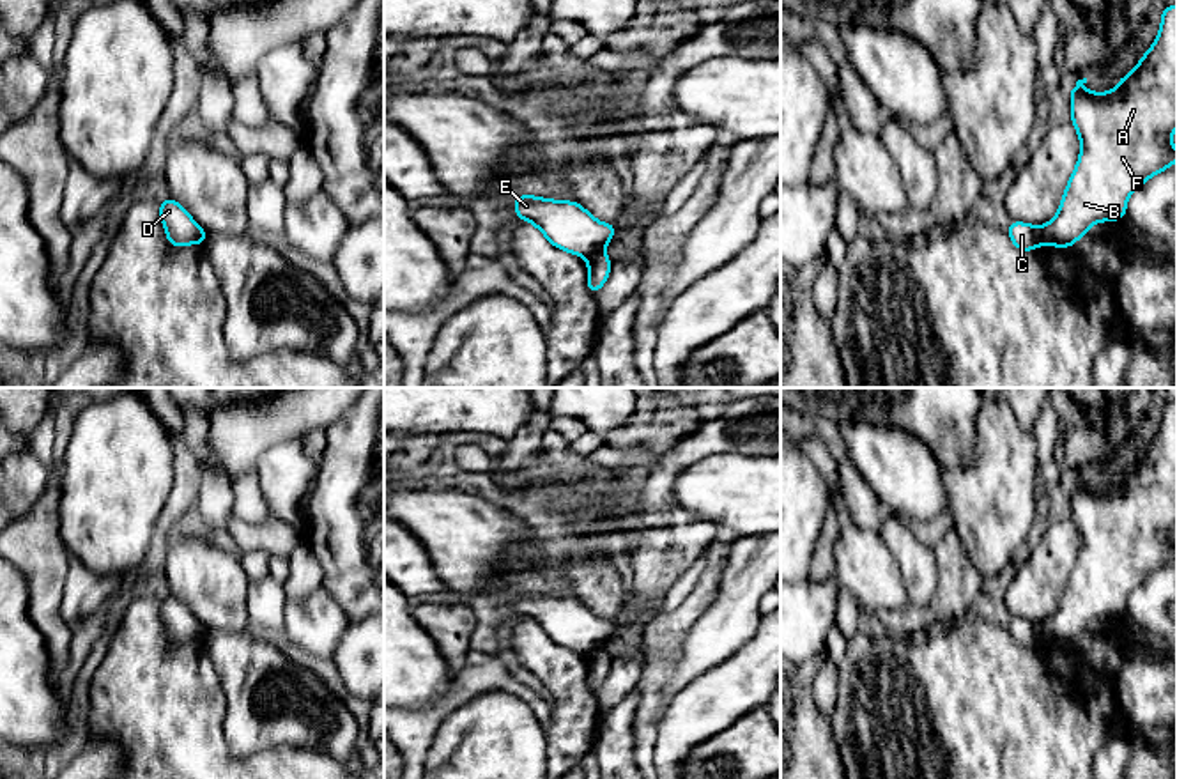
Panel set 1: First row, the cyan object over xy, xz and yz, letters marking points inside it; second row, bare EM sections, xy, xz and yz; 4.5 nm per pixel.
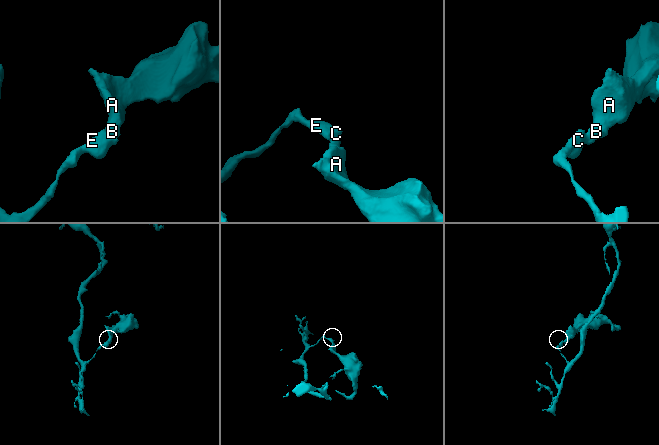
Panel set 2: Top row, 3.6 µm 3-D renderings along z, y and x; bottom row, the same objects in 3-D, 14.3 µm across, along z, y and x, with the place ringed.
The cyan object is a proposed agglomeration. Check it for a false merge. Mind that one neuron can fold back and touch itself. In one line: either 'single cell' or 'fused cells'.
fused cells

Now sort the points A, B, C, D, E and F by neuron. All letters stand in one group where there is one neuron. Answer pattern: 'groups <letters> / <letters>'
groups A B F / C D E

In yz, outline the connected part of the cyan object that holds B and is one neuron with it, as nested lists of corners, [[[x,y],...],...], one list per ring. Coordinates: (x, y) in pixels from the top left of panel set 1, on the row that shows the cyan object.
[[[1177,5],[1163,7],[1161,27],[1159,27],[1159,34],[1158,34],[1154,44],[1145,51],[1145,55],[1140,58],[1136,67],[1129,74],[1126,74],[1119,80],[1119,85],[1112,92],[1089,92],[1083,89],[1085,83],[1087,83],[1087,78],[1078,80],[1076,85],[1069,90],[1069,94],[1071,94],[1071,122],[1074,124],[1074,129],[1080,136],[1081,150],[1080,150],[1080,158],[1074,166],[1074,172],[1064,189],[1064,197],[1062,197],[1057,216],[1053,220],[1050,220],[1046,225],[1042,225],[1039,230],[1039,241],[1044,246],[1073,248],[1073,244],[1081,235],[1085,235],[1094,223],[1120,221],[1126,216],[1129,195],[1135,189],[1142,188],[1147,179],[1150,179],[1152,175],[1156,175],[1159,172],[1168,170],[1168,166],[1177,161],[1177,152],[1173,150],[1173,140],[1172,140],[1172,131],[1177,127]]]

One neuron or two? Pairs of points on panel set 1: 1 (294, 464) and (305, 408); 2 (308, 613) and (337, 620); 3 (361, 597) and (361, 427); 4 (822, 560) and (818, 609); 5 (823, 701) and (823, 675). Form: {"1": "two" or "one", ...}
{"1": "two", "2": "one", "3": "one", "4": "two", "5": "one"}

